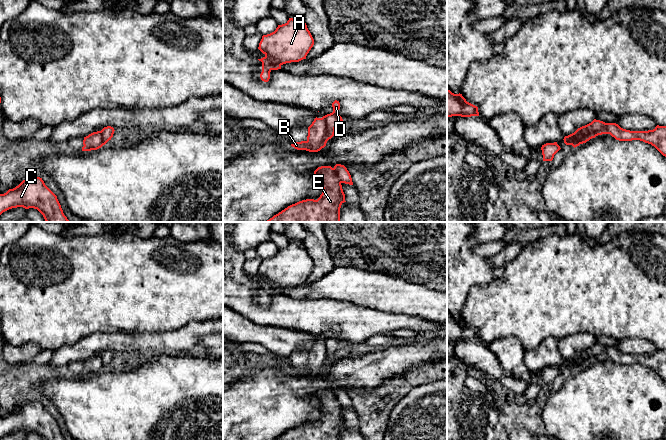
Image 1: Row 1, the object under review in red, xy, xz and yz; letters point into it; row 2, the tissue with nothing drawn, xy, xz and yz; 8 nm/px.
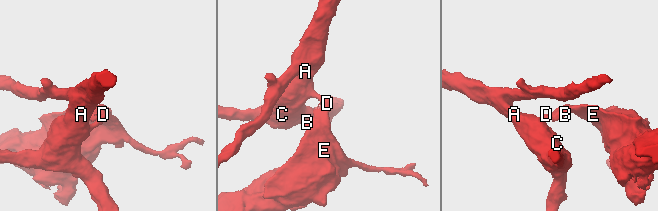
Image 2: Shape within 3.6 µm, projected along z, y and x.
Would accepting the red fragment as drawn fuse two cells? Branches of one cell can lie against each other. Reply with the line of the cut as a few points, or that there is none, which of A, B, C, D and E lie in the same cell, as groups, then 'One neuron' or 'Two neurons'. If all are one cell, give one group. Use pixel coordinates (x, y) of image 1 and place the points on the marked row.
Split along yz (597, 134), (591, 134), (585, 138), (577, 138), (570, 144). Groups: A C D / B E. Two neurons

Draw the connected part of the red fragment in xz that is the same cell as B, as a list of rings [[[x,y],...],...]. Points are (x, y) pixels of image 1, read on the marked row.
[[[325,116],[315,118],[308,127],[308,136],[306,141],[291,144],[297,150],[306,150],[309,152],[318,152],[326,146],[328,141],[325,125]]]

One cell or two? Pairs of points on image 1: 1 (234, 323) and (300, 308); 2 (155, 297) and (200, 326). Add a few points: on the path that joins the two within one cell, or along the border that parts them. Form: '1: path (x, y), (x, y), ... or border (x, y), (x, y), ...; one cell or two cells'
1: border (233, 310), (255, 322), (272, 325); two cells
2: border (212, 319), (192, 320), (180, 329), (171, 331); two cells

